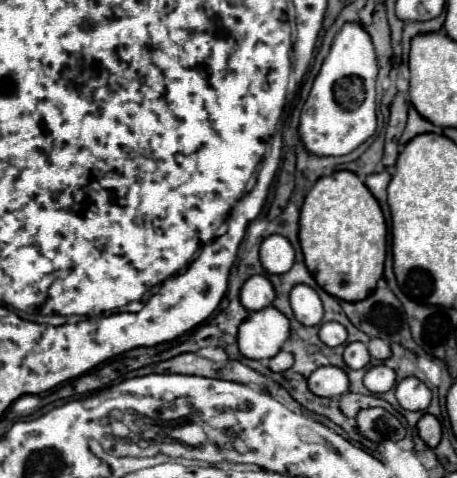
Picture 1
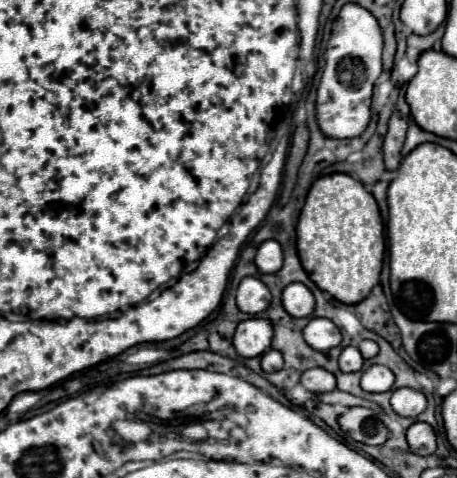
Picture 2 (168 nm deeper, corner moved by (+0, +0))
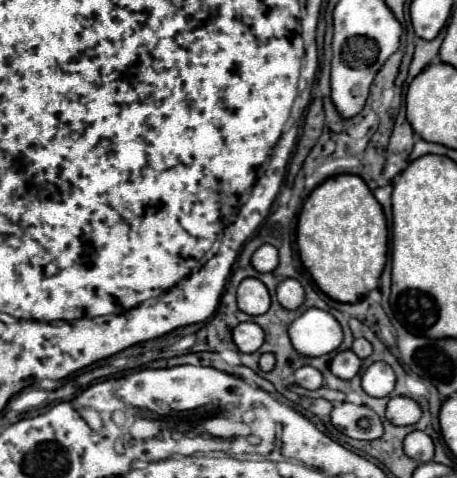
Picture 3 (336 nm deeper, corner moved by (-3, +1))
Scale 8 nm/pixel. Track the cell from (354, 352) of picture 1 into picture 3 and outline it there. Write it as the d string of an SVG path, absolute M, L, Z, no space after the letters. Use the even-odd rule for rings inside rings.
M353 350L337 352L331 360L331 372L341 380L351 380L361 368L361 358Z

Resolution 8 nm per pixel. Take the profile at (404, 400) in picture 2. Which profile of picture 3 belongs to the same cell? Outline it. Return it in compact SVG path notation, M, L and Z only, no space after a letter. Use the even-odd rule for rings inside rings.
M397 396L391 398L387 404L387 412L385 412L387 420L395 426L409 426L409 424L417 424L421 418L421 408L417 402L413 402L411 398L405 396Z

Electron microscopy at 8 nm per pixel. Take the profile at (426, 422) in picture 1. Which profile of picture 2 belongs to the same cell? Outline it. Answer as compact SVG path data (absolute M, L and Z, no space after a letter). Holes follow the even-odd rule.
M422 421L412 423L408 427L406 439L408 439L412 453L416 453L416 455L428 457L436 451L436 435L434 435L434 429L428 423L422 423Z

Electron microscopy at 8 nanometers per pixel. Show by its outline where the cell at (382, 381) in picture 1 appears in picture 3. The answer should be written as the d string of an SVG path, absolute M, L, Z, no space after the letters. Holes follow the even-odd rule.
M375 362L365 370L361 378L361 386L369 396L375 396L375 398L389 396L395 388L395 374L389 364Z

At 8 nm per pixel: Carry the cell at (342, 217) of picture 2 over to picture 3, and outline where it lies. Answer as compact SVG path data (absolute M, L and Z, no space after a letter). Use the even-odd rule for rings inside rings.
M339 174L319 184L303 204L297 224L297 248L303 266L313 276L315 284L337 302L359 302L367 292L375 290L387 260L387 222L383 210L367 184L355 174Z

